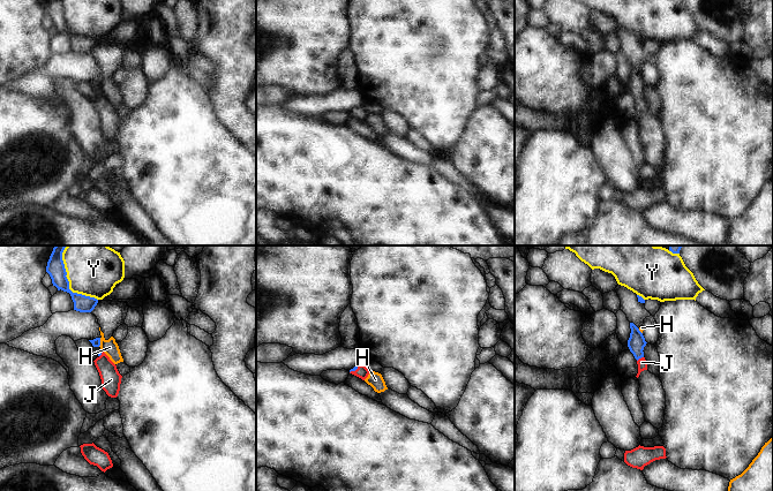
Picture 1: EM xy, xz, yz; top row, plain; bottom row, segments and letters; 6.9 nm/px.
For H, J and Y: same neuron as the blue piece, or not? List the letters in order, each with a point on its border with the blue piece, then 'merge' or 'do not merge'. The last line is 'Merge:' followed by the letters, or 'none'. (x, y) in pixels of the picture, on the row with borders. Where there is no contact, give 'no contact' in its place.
H: xy (99, 342) | do not merge
J: yz (639, 357) | merge
Y: xy (68, 281) | do not merge
Merge: J

